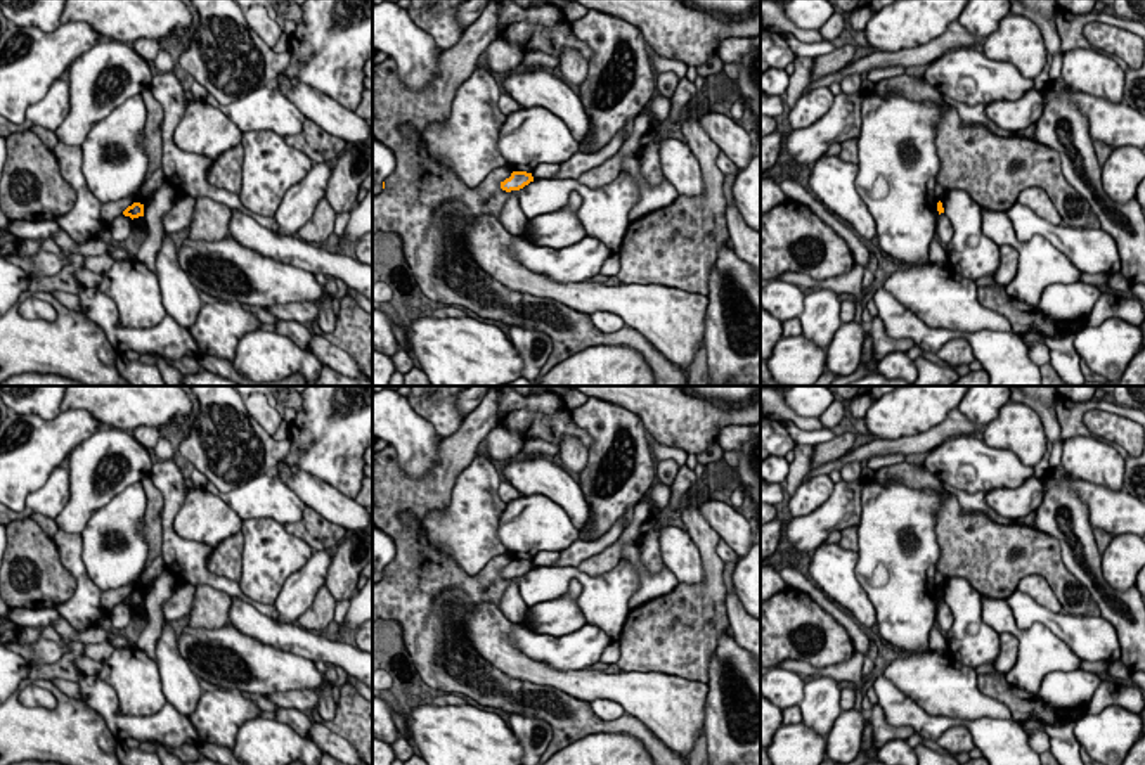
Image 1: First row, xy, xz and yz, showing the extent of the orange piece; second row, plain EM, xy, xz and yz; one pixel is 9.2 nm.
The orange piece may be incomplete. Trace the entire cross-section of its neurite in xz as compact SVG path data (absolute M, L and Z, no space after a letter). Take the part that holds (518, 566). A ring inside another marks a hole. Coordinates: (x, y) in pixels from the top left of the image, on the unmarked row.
M513 559L509 566L506 566L504 569L501 569L501 576L506 578L506 580L520 578L525 573L528 573L530 569L534 569L532 561Z

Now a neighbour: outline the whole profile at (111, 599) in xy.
M135 583L121 587L121 588L113 588L113 590L104 590L100 595L100 604L107 611L114 611L125 606L123 599L132 594L135 588Z

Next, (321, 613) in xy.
M324 585L319 588L312 606L296 620L296 623L305 630L322 633L334 620L334 609L336 601Z

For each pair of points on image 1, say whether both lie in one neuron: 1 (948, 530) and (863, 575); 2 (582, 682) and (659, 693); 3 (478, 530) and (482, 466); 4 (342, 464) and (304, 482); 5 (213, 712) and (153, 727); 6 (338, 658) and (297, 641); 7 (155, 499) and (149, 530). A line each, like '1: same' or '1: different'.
1: different
2: same
3: same
4: different
5: different
6: same
7: same

